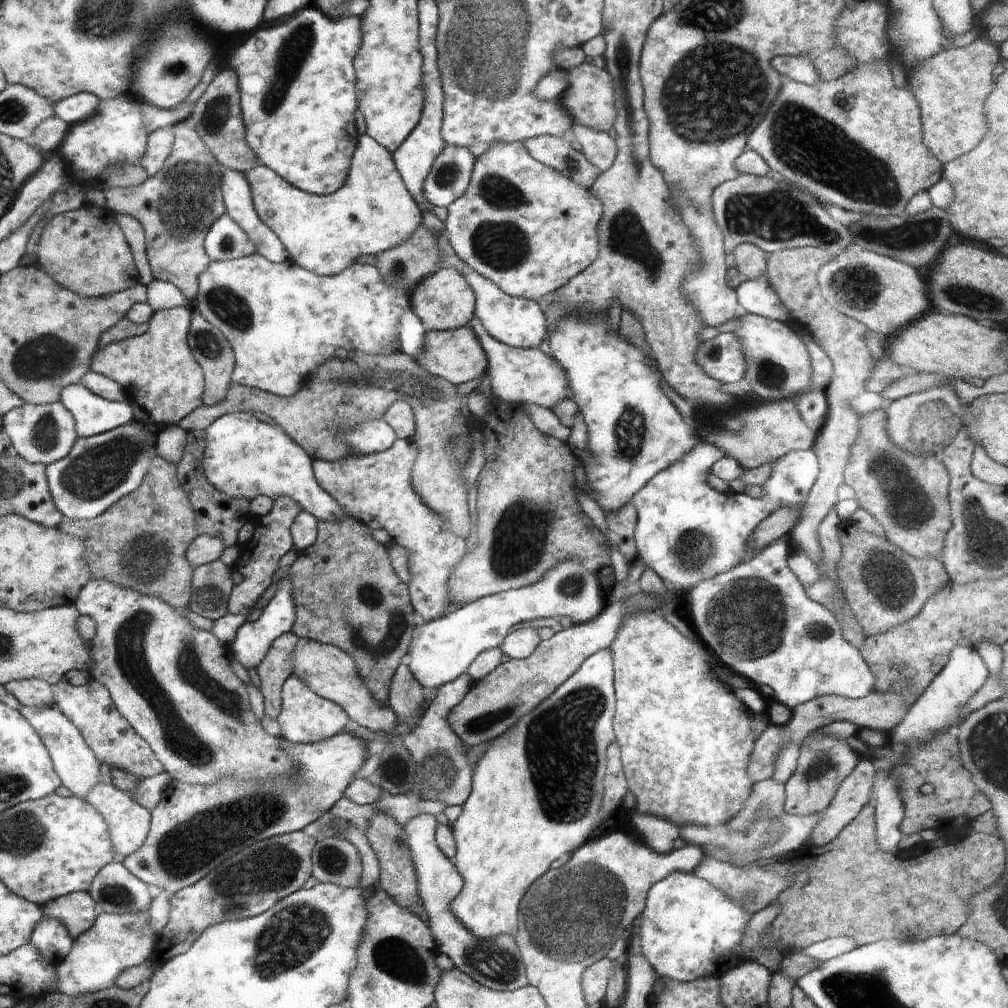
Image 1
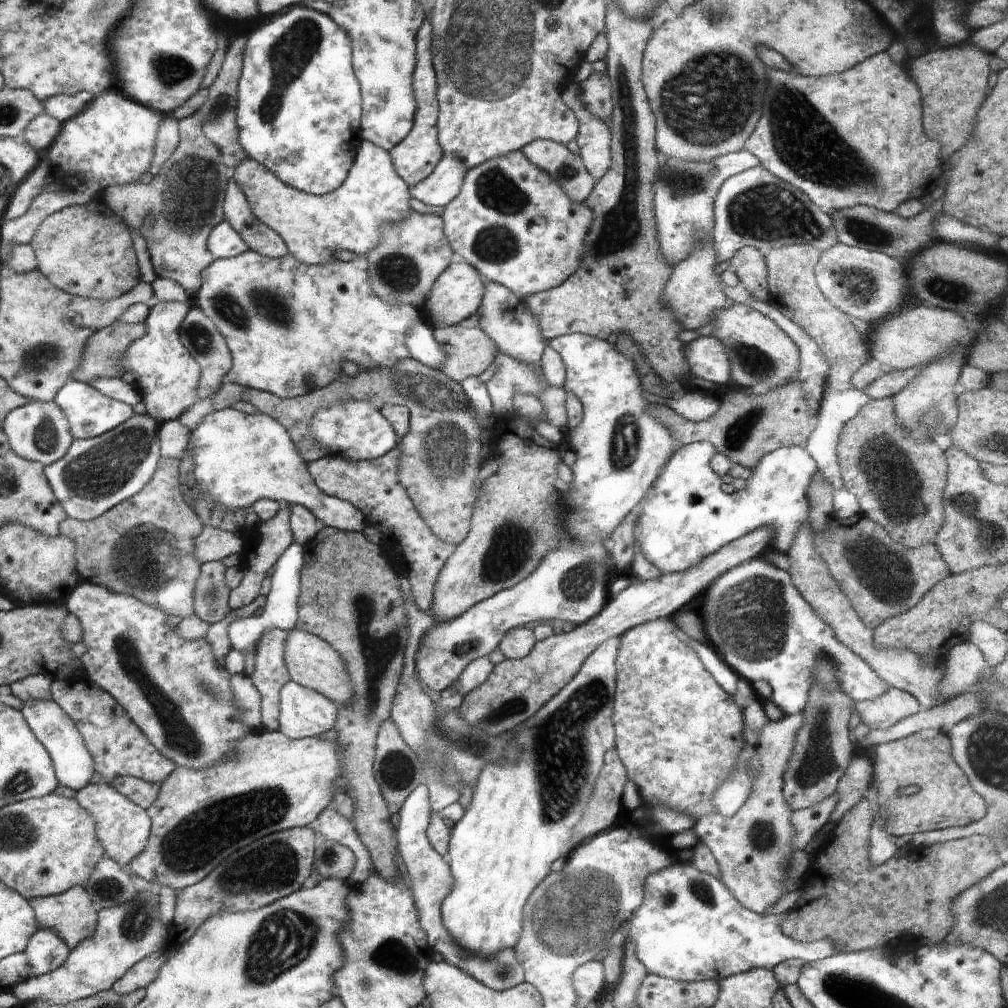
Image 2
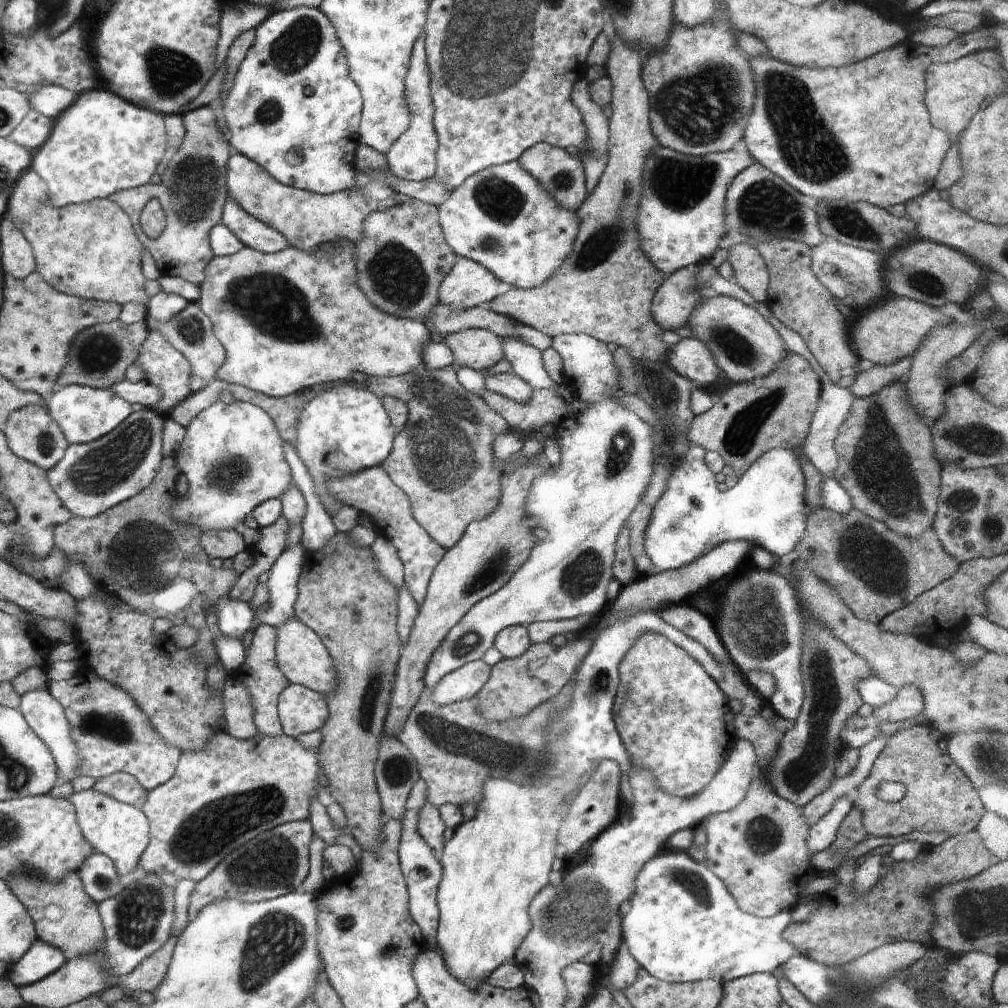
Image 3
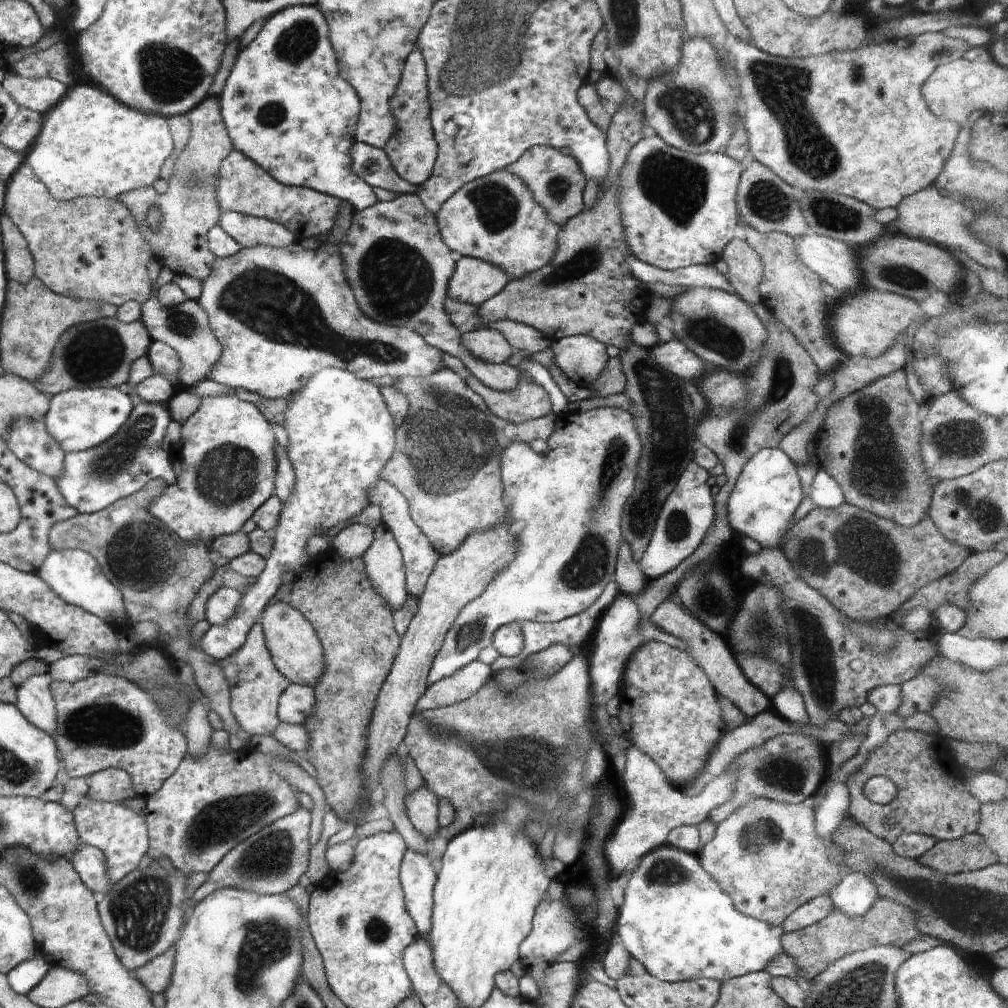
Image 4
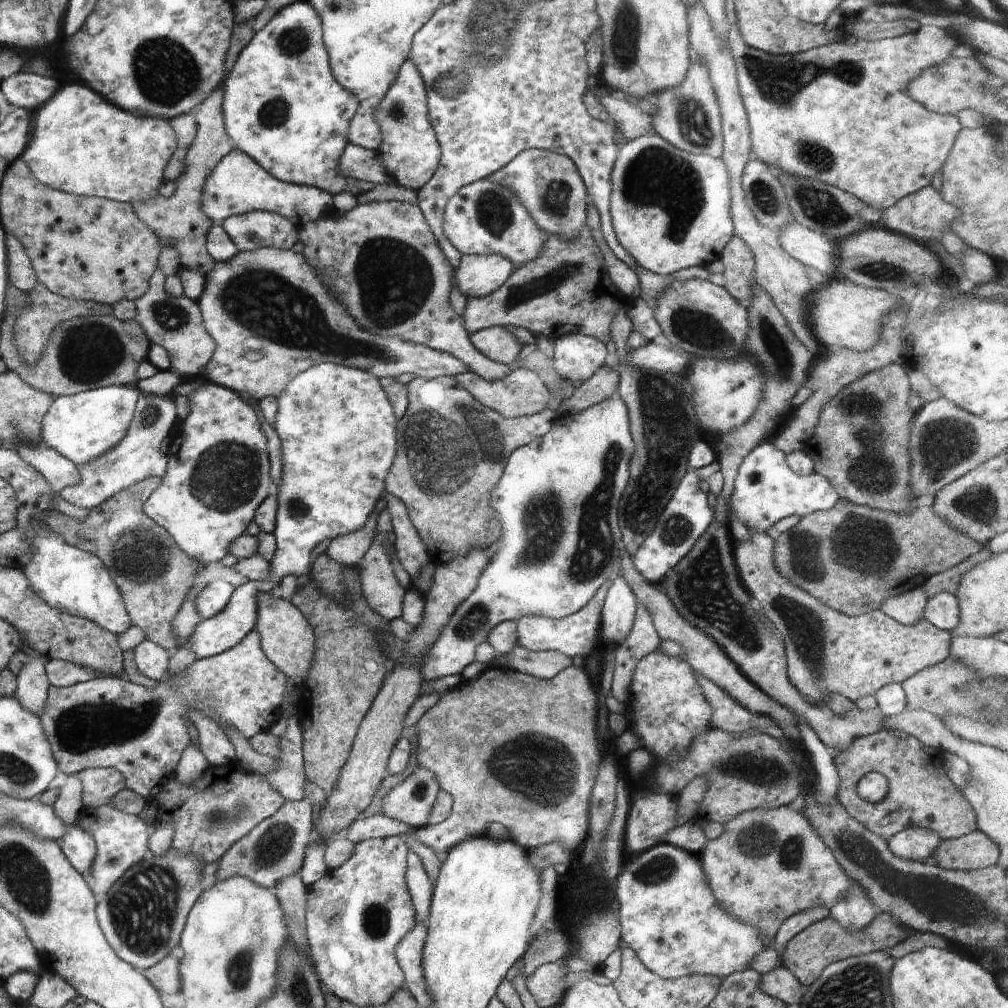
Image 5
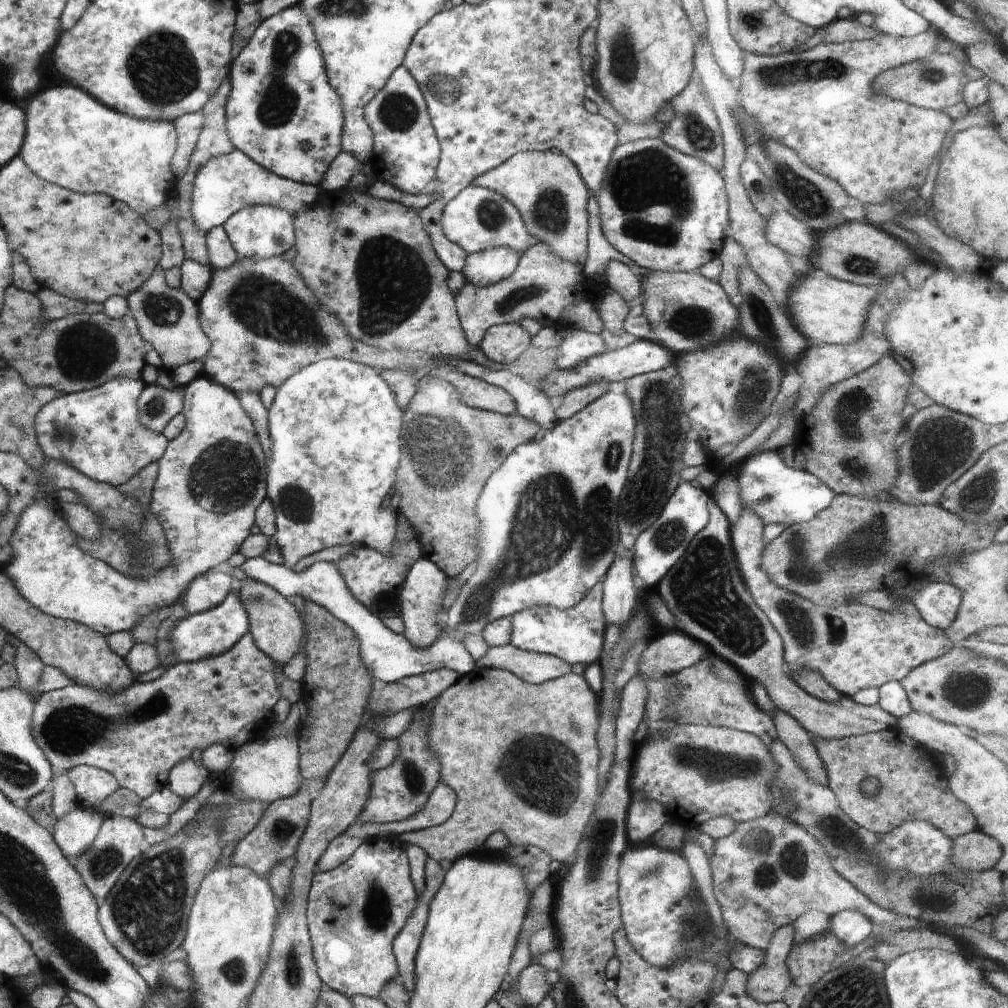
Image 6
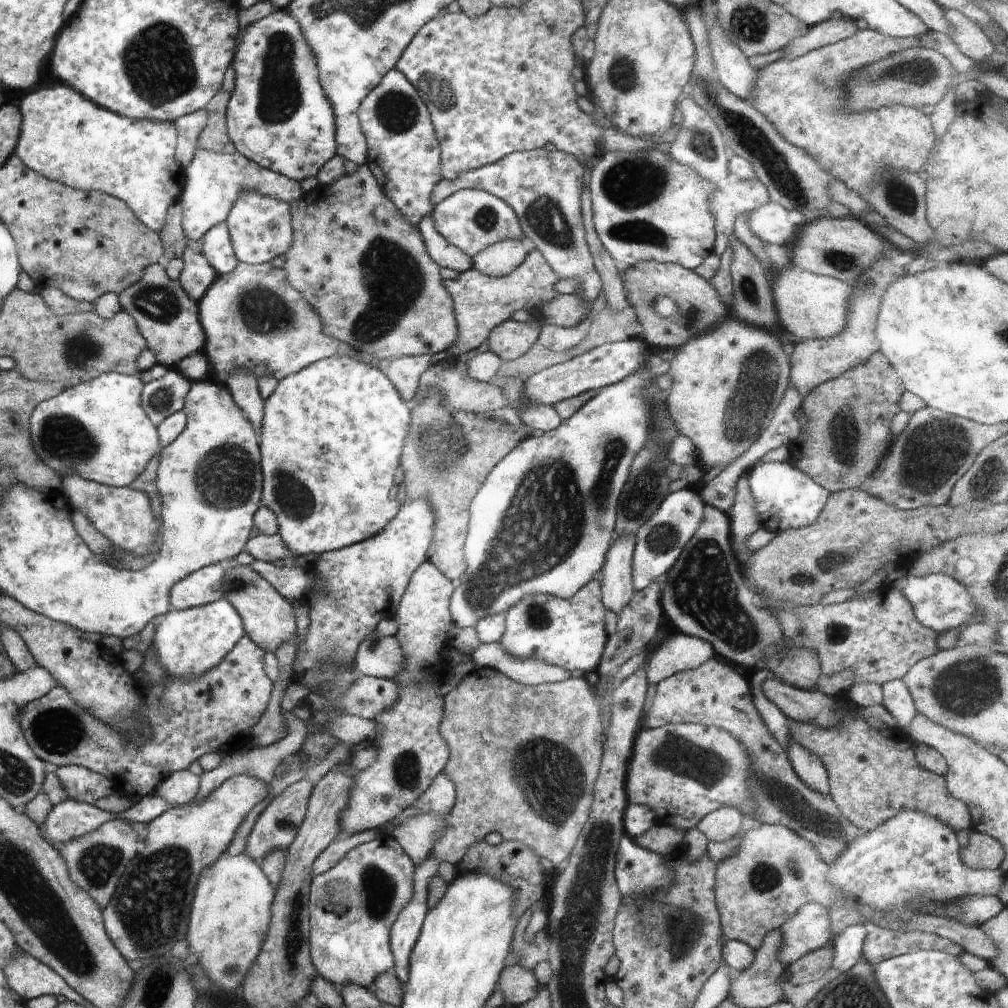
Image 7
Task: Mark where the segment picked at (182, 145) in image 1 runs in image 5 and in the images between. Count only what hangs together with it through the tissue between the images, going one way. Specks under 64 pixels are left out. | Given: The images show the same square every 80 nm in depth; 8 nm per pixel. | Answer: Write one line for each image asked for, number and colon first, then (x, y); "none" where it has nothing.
2: (186, 198)
3: (192, 191)
4: (190, 208)
5: (180, 219)

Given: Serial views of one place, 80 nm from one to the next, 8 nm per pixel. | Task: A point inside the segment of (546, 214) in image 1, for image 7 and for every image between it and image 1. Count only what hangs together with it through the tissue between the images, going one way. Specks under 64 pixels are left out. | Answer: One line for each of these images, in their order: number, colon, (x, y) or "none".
2: (511, 221)
3: (501, 217)
4: (495, 218)
5: (483, 218)
6: (477, 218)
7: (470, 219)

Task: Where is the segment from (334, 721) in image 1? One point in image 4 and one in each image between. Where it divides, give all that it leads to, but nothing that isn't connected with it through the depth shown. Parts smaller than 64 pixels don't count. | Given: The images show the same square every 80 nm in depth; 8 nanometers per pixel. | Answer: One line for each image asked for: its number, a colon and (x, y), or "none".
2: (303, 713)
3: (300, 709)
4: (297, 702)

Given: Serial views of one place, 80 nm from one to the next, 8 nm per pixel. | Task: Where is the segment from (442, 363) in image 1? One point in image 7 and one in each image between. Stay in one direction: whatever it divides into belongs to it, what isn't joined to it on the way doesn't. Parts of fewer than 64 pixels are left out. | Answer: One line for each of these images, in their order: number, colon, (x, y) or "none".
2: (468, 350)
3: (478, 349)
4: (485, 344)
5: (497, 343)
6: (501, 343)
7: (510, 340)

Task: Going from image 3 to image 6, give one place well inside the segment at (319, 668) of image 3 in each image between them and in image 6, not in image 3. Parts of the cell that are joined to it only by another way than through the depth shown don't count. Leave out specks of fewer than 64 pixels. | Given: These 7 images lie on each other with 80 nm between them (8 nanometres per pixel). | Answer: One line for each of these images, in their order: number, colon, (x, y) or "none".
4: (296, 650)
5: (287, 639)
6: (277, 627)

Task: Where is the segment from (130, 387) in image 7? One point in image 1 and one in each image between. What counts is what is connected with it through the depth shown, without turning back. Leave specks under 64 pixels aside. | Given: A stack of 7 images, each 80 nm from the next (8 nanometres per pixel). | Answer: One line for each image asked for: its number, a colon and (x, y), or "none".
1: (93, 415)
2: (90, 413)
3: (84, 413)
4: (79, 418)
5: (81, 427)
6: (98, 431)

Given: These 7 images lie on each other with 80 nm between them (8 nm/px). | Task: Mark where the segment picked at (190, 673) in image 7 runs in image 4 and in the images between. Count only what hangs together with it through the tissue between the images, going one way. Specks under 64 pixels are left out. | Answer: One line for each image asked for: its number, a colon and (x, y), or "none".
4: (341, 433)
5: (337, 427)
6: (208, 634)

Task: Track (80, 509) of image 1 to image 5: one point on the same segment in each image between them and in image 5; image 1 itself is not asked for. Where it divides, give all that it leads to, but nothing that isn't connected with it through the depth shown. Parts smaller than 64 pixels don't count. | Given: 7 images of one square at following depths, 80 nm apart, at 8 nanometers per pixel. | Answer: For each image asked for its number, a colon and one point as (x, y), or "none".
2: (97, 473)
3: (92, 477)
4: (91, 480)
5: (140, 455)

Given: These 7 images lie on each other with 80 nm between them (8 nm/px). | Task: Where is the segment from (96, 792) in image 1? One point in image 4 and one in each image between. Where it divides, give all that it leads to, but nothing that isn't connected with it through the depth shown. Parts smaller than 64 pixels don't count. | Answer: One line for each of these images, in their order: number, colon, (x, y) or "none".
2: (124, 827)
3: (120, 831)
4: (121, 834)

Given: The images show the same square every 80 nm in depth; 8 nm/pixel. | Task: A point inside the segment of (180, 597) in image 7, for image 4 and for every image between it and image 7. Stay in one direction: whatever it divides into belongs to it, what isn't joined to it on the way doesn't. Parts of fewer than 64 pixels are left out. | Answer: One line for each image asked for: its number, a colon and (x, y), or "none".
4: (221, 607)
5: (212, 600)
6: (206, 592)

